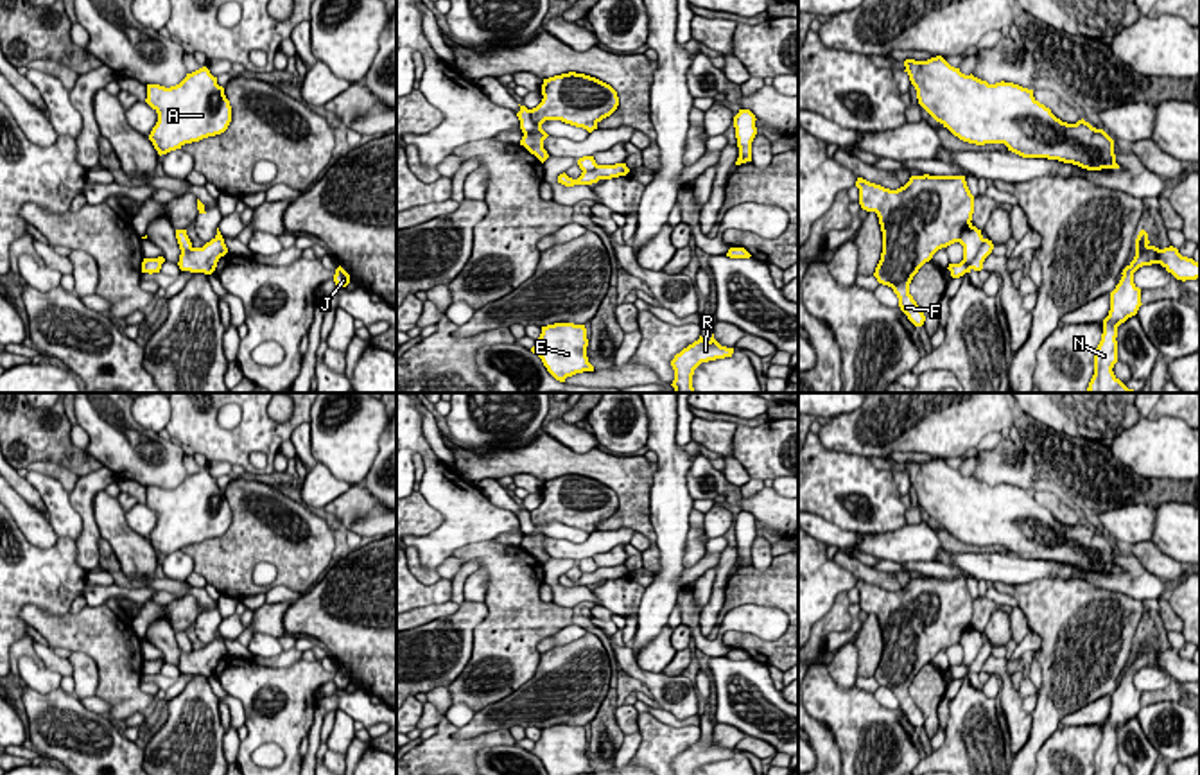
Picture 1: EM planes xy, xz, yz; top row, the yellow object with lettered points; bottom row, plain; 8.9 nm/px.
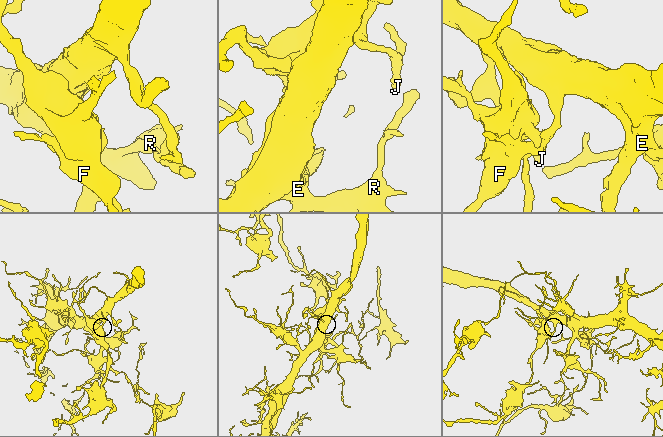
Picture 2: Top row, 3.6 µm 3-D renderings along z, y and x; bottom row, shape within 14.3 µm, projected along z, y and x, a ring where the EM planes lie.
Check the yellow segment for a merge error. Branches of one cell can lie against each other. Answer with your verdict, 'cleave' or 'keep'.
cleave

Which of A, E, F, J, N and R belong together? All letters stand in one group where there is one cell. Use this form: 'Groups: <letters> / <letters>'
Groups: A E J N R / F

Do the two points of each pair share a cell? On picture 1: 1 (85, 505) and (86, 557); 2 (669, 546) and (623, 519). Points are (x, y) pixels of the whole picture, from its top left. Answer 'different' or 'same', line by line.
1: same
2: different

